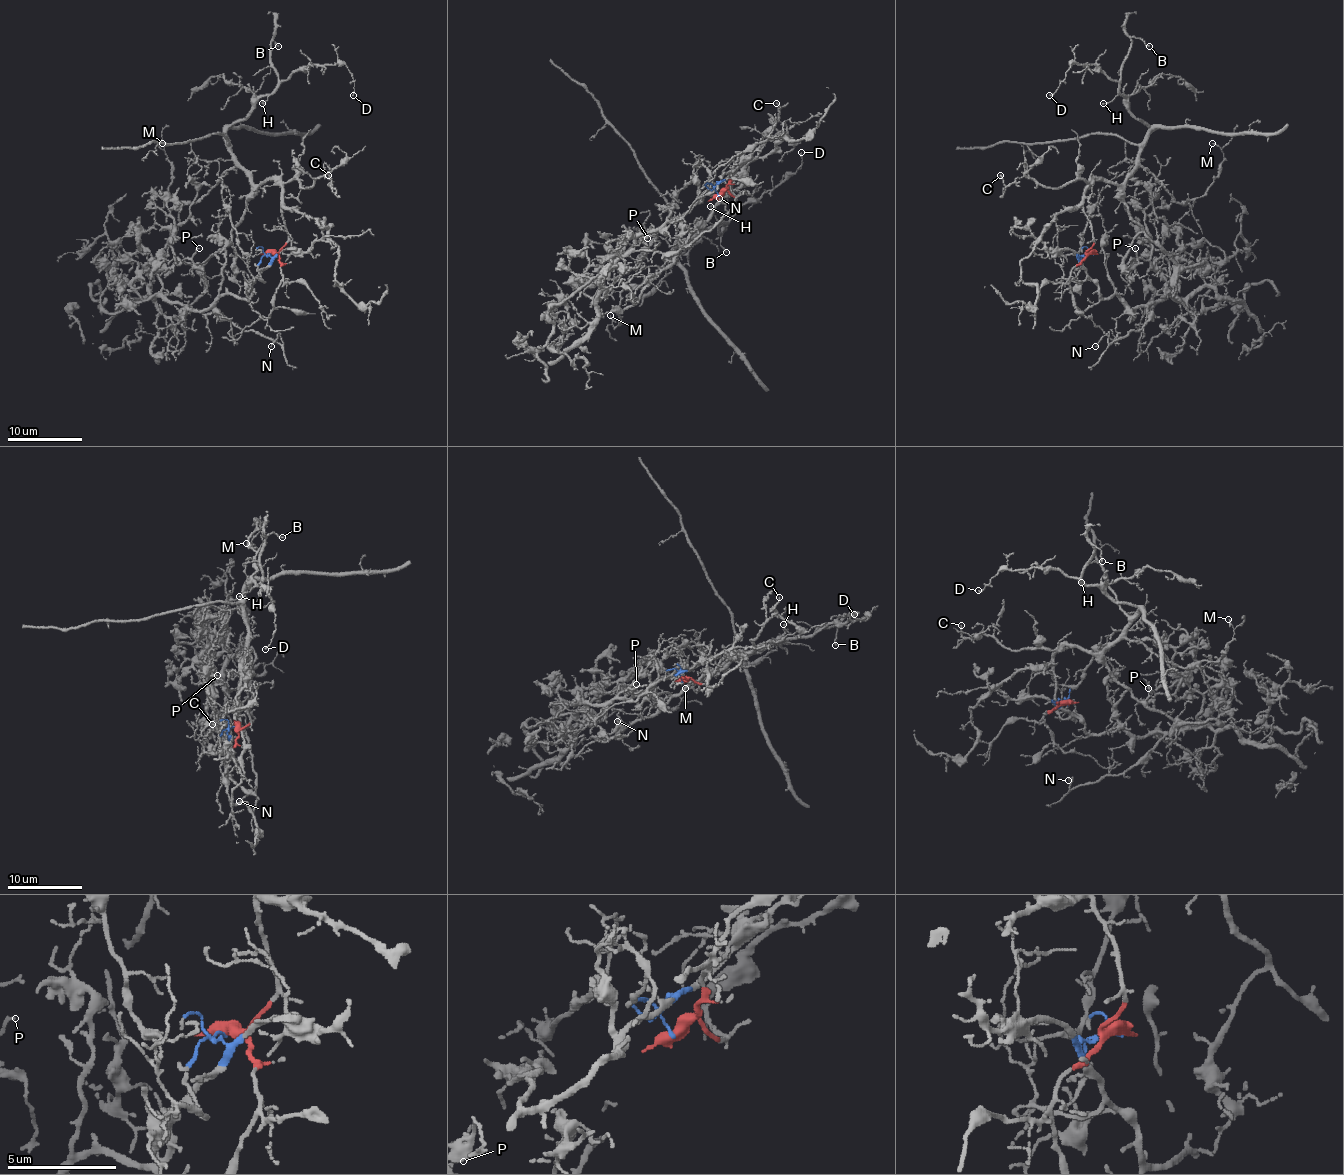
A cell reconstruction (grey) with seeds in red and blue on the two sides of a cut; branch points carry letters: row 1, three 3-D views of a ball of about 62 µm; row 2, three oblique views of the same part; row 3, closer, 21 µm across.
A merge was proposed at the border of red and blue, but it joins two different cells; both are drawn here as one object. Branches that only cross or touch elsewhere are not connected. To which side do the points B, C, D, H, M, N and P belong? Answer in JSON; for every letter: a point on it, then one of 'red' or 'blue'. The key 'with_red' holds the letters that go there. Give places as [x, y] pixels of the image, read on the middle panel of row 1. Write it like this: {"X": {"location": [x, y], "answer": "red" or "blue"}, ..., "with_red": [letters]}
{"B": {"location": [726, 252], "answer": "red"}, "C": {"location": [776, 103], "answer": "red"}, "D": {"location": [801, 152], "answer": "red"}, "H": {"location": [710, 206], "answer": "red"}, "M": {"location": [610, 315], "answer": "red"}, "N": {"location": [719, 198], "answer": "blue"}, "P": {"location": [647, 238], "answer": "blue"}, "with_red": ["B", "C", "D", "H", "M"]}

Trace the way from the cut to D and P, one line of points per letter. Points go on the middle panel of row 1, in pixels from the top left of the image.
D: (719, 195), (728, 191), (735, 196), (730, 185), (707, 221), (674, 250), (726, 223), (801, 168), (801, 152)
P: (719, 195), (719, 182), (692, 206), (642, 232), (603, 271), (616, 254), (648, 237)

